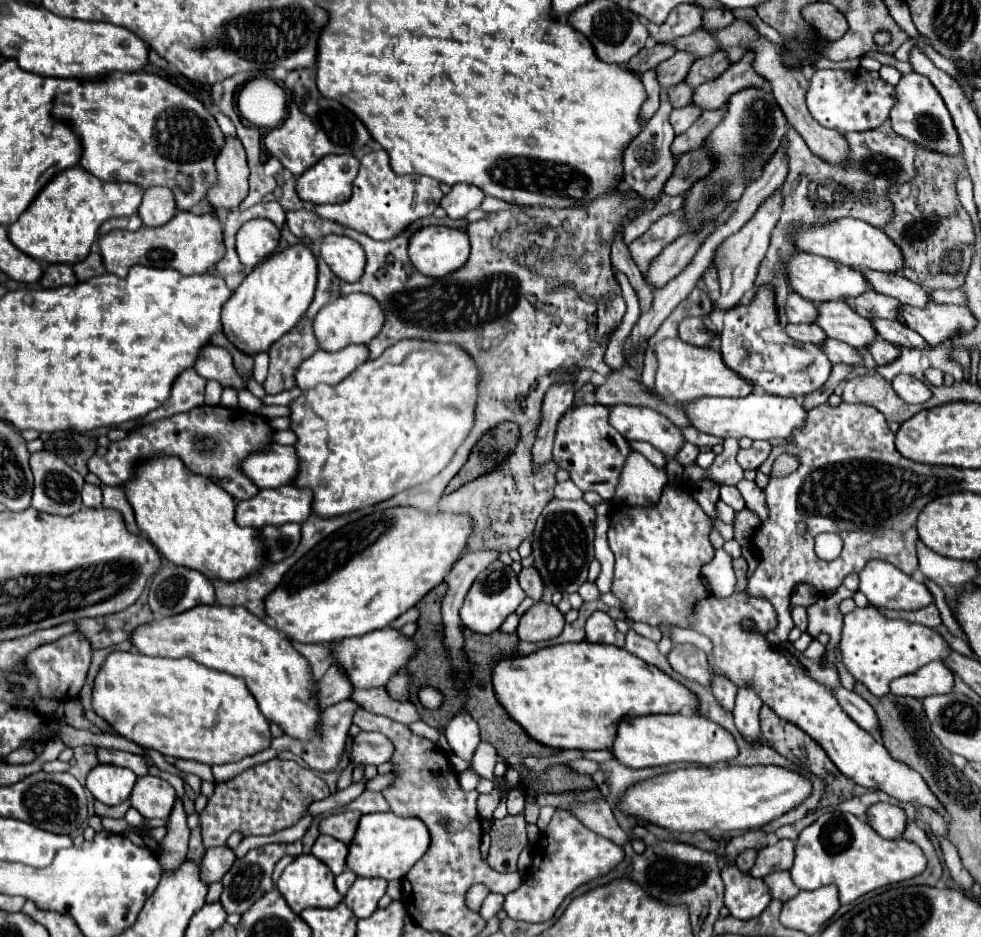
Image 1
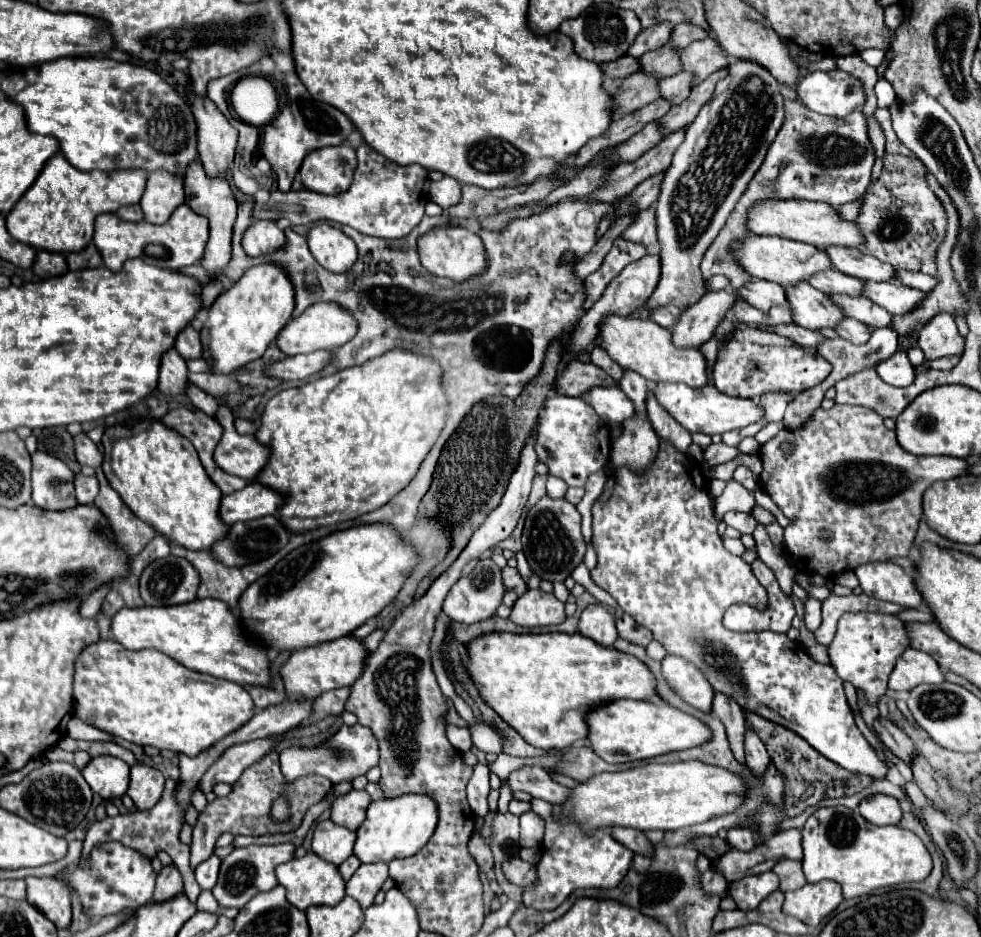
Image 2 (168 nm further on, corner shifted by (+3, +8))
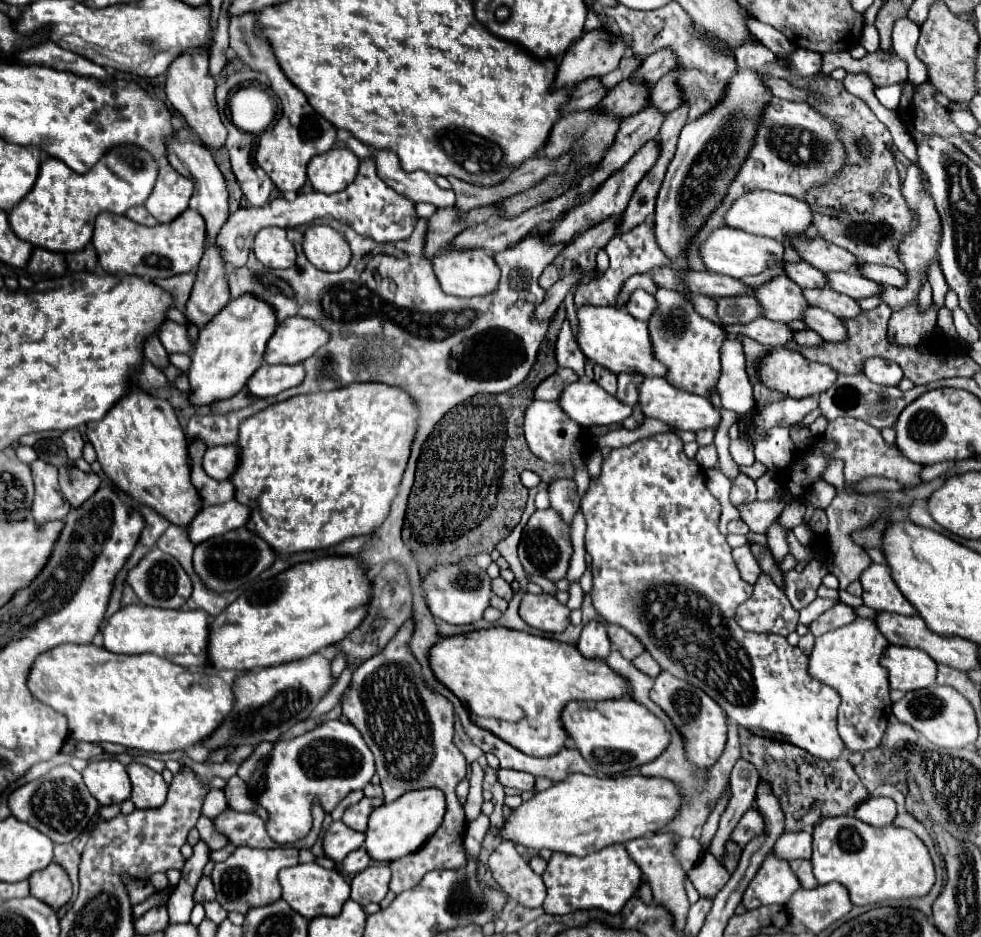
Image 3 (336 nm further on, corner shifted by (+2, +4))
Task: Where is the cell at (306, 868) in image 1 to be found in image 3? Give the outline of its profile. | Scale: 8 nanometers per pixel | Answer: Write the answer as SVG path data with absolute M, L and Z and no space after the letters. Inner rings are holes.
M299 863L295 867L287 867L279 871L279 881L283 887L283 899L289 903L293 911L303 915L305 919L313 919L319 915L337 917L341 913L343 903L349 899L349 885L339 875L339 871L323 869L317 863Z

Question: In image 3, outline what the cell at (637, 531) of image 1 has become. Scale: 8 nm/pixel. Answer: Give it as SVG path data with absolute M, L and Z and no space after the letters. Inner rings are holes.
M663 433L663 435L653 435L641 441L635 441L633 445L627 447L619 447L619 449L611 449L611 453L603 459L601 465L601 475L591 479L587 491L581 497L581 511L585 515L585 551L591 555L591 563L593 563L593 605L597 609L597 613L607 621L607 623L615 623L619 627L623 627L625 631L629 631L631 635L635 635L637 639L641 639L645 651L649 651L655 661L661 665L663 671L669 671L671 675L675 675L677 679L685 679L687 683L699 687L701 691L705 691L725 713L731 721L735 721L737 725L749 729L755 735L761 737L769 737L769 739L779 739L785 743L791 743L795 747L801 747L805 751L809 751L815 757L821 757L825 761L831 759L839 759L845 751L843 743L839 741L839 733L835 727L835 717L837 717L837 709L839 709L839 695L837 691L833 691L831 687L815 681L813 677L807 675L807 663L809 657L799 649L799 647L791 647L787 643L785 637L779 635L761 635L761 633L749 633L743 631L737 621L735 621L735 609L737 603L743 603L751 597L753 587L741 579L739 569L731 557L731 547L725 539L725 535L719 533L719 517L721 517L721 503L711 495L711 491L705 485L705 473L699 467L699 463L695 459L689 459L683 453L683 441L675 435L675 433Z

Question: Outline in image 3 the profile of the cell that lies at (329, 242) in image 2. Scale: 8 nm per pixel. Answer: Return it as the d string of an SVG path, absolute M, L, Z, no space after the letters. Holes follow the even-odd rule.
M311 225L303 233L303 251L309 263L321 271L339 271L349 265L351 249L347 241L327 225Z

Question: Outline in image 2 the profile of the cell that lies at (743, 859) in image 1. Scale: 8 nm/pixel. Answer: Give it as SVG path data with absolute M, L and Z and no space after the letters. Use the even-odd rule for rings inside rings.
M730 829L726 839L728 839L730 847L740 849L740 851L750 851L750 847L756 847L754 831L750 831L750 829Z

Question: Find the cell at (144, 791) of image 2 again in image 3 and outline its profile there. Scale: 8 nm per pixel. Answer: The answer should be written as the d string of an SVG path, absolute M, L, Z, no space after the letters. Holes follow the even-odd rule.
M131 763L127 767L127 773L133 785L131 801L135 803L137 809L153 809L165 803L167 783L161 777L161 773L155 773L141 763Z

